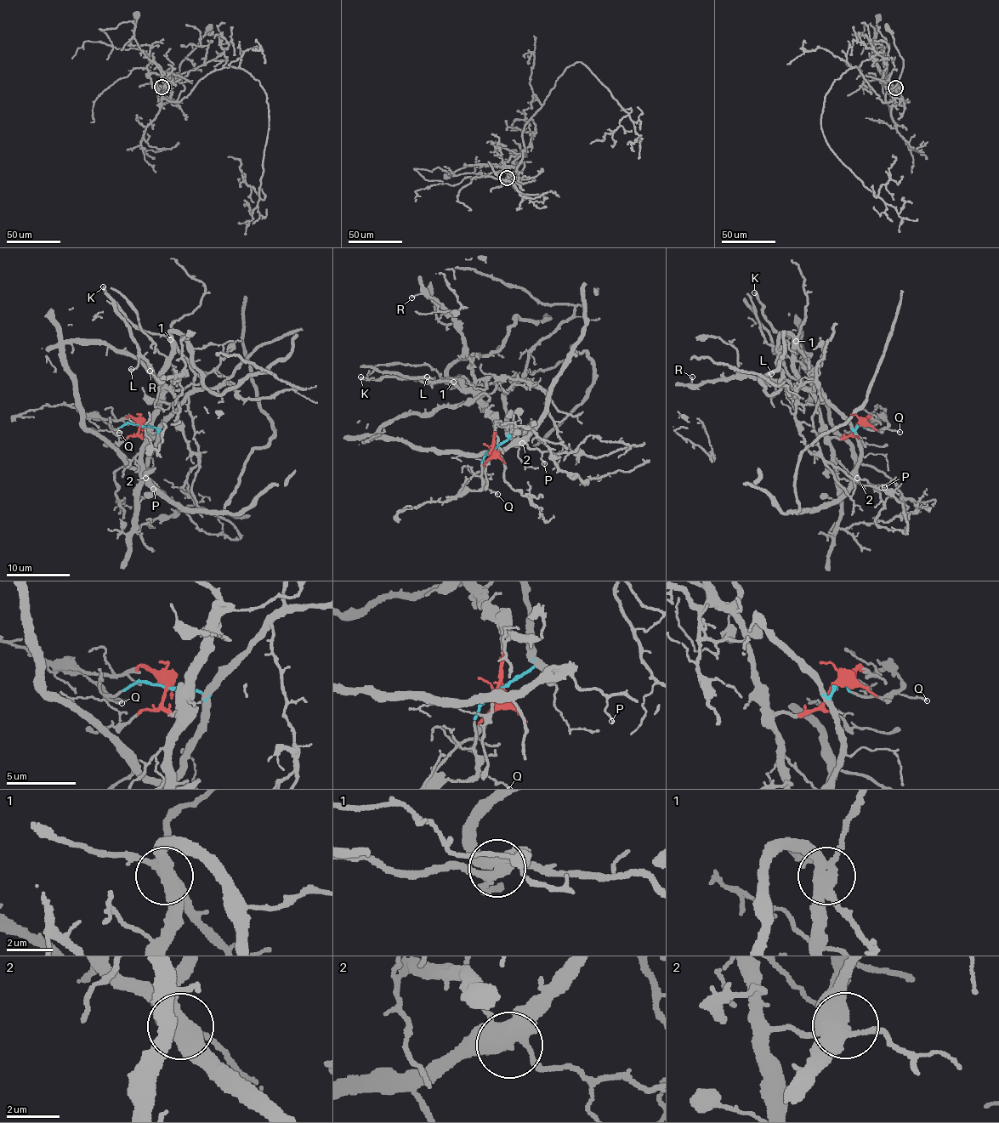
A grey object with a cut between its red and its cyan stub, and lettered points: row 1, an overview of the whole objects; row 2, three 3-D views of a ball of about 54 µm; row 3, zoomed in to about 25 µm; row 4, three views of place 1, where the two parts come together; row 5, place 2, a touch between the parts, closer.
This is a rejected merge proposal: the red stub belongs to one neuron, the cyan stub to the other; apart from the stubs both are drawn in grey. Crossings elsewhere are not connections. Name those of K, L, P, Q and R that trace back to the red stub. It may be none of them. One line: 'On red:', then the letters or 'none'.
On red: L, R

